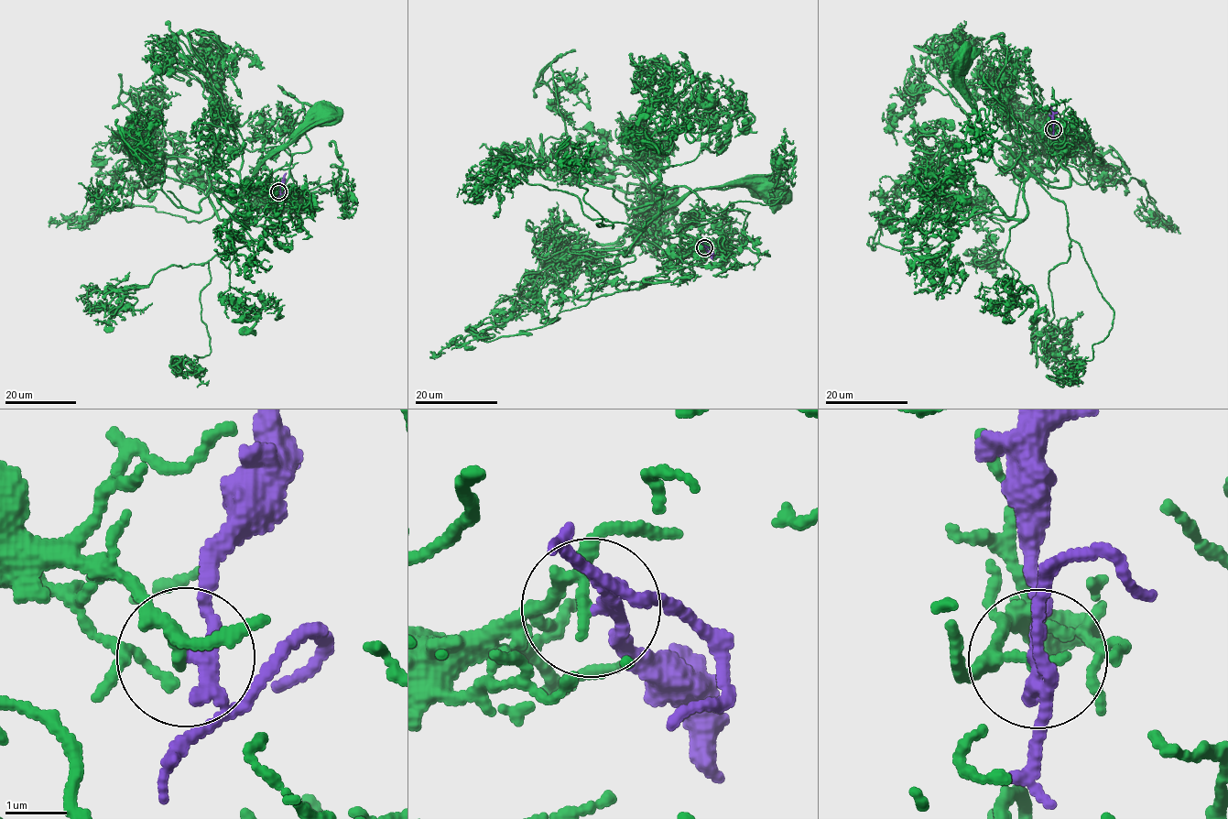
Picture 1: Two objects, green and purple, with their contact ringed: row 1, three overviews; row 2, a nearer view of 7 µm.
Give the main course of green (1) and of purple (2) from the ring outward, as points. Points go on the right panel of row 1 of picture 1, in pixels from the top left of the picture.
1: (1053, 130), (1050, 145), (1055, 114), (1037, 85), (1025, 121), (1070, 174), (1060, 188), (986, 130), (959, 59)
2: (1053, 130), (1050, 106)

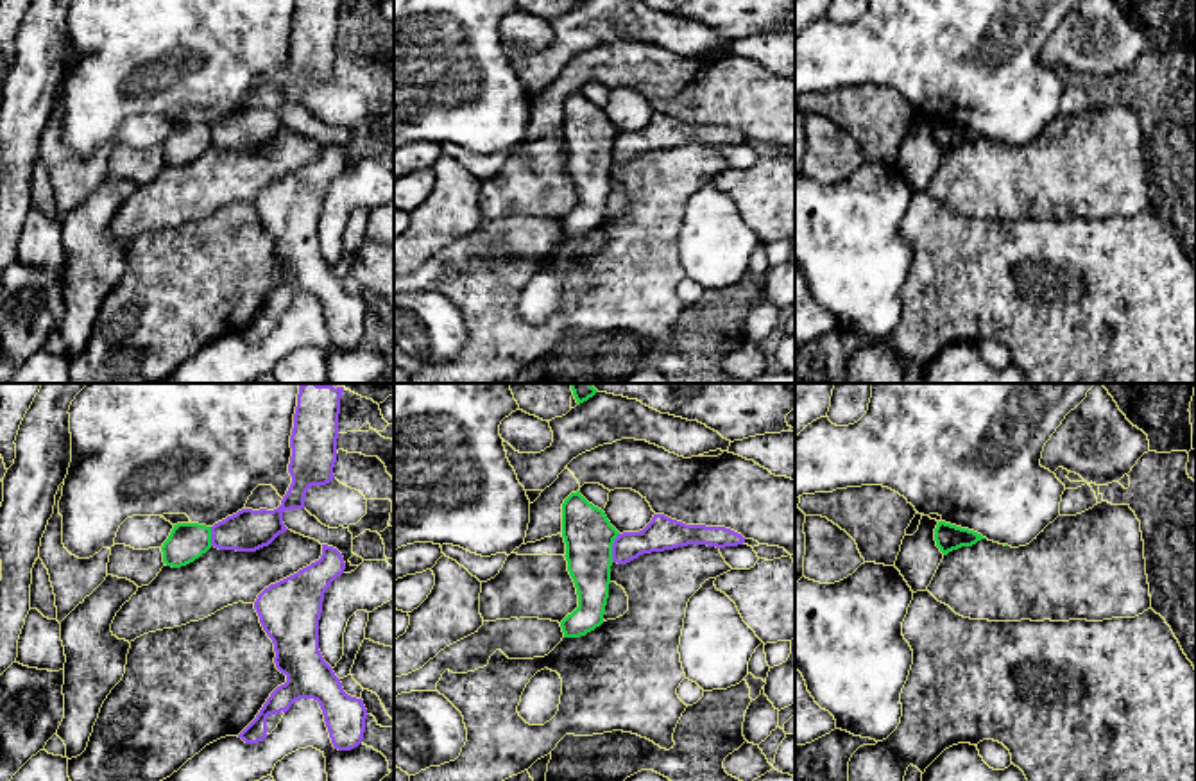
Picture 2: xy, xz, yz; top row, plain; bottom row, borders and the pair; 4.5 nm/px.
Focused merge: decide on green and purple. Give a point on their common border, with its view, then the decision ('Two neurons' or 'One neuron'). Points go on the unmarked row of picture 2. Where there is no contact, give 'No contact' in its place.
Touches green at xz (611, 145). Two neurons

